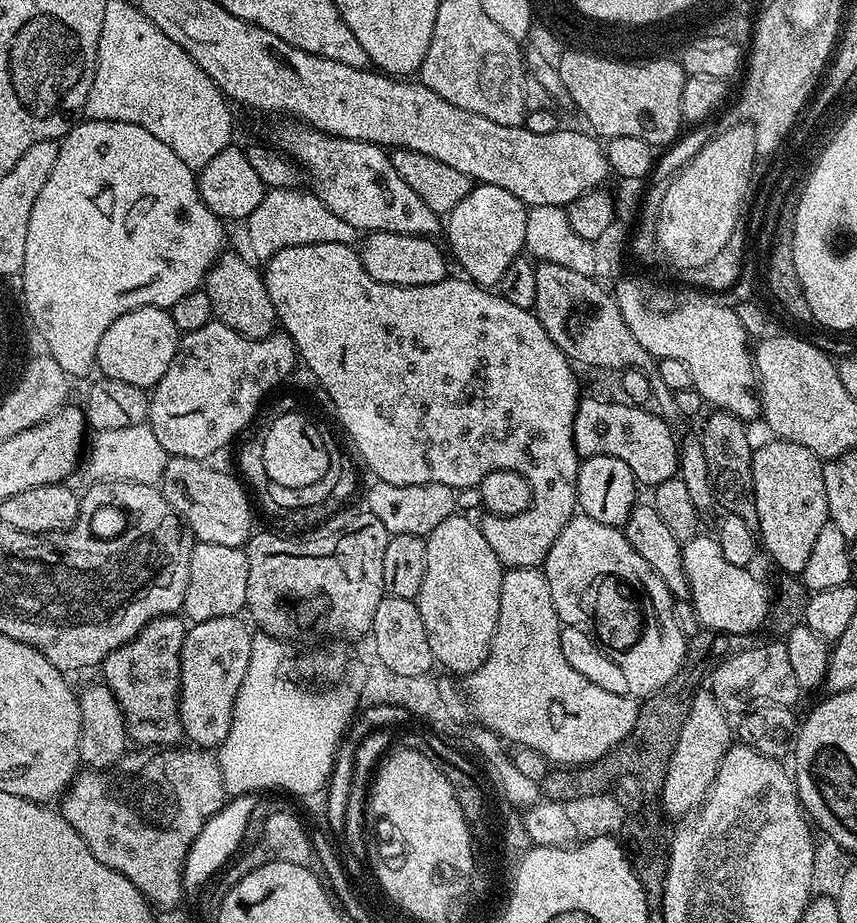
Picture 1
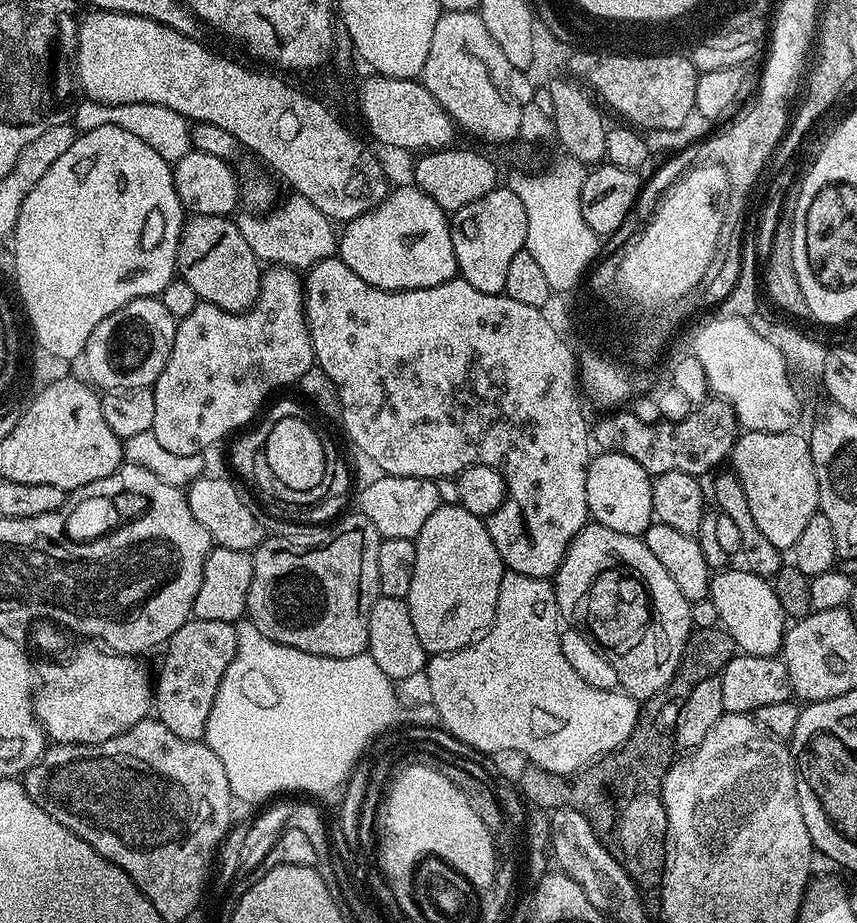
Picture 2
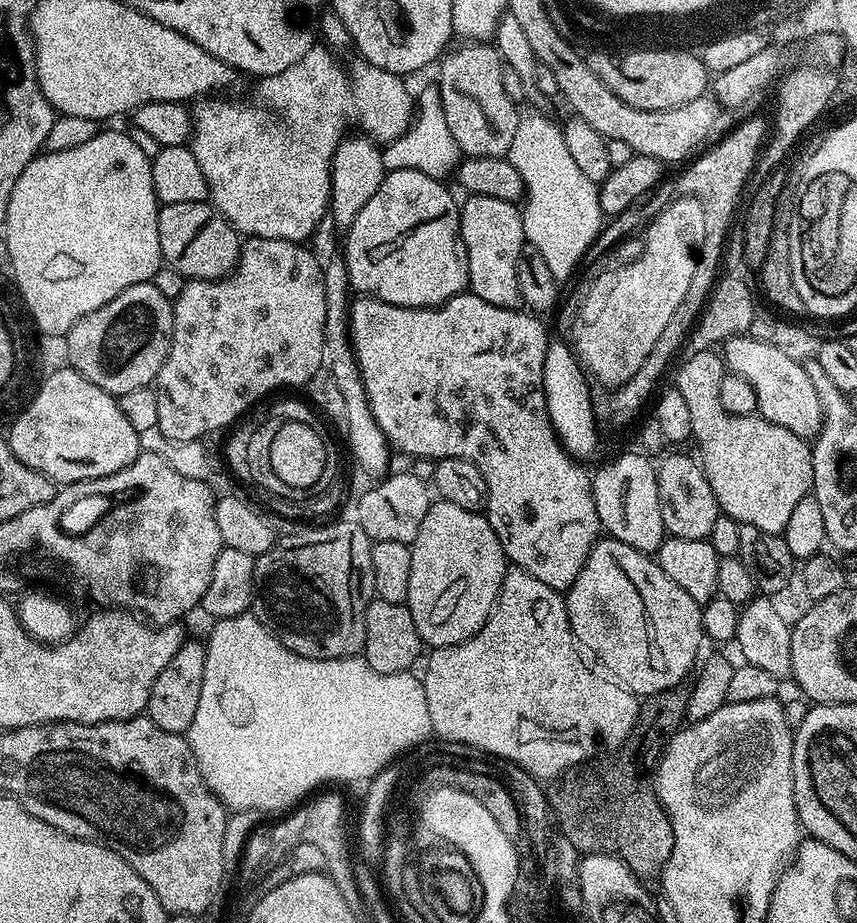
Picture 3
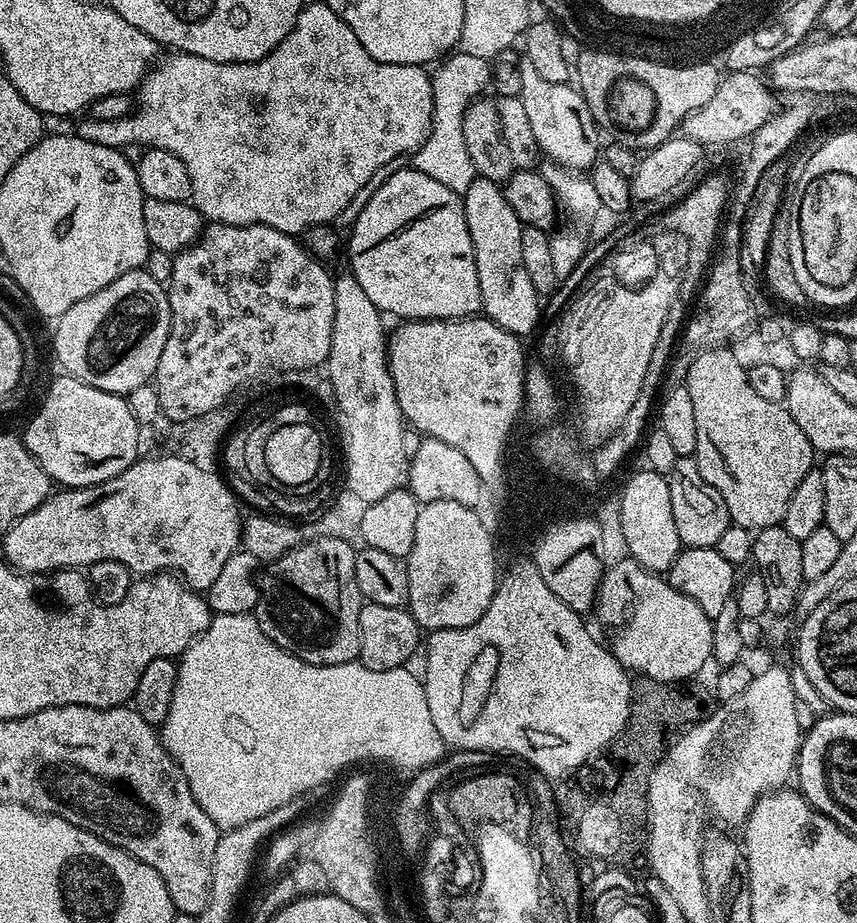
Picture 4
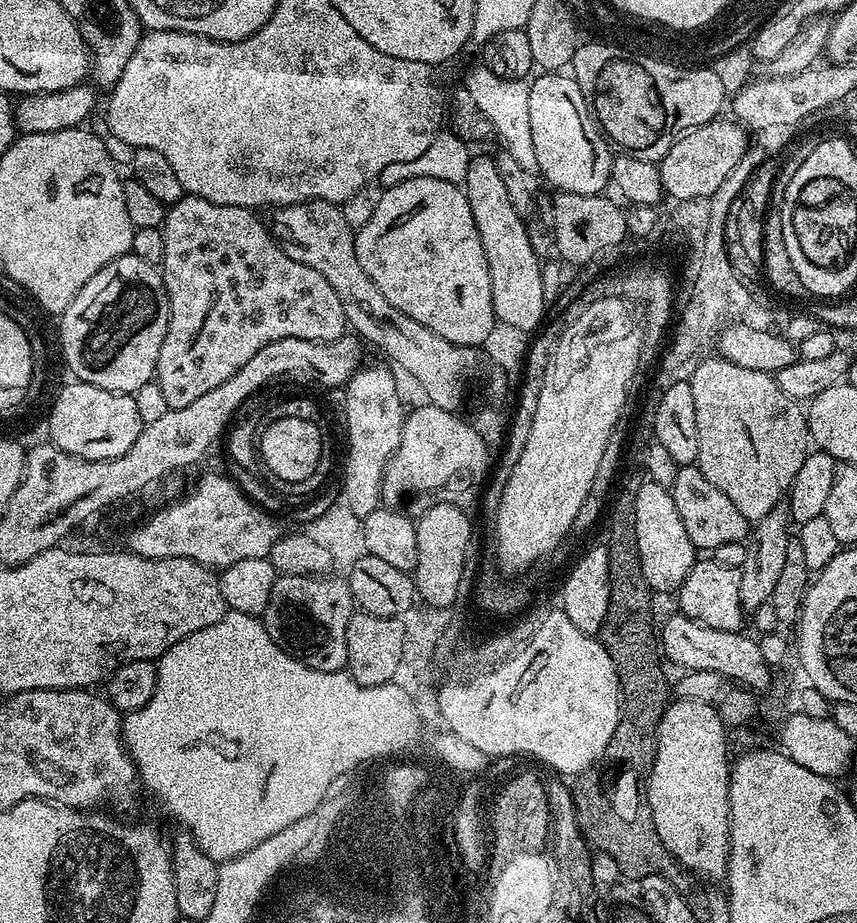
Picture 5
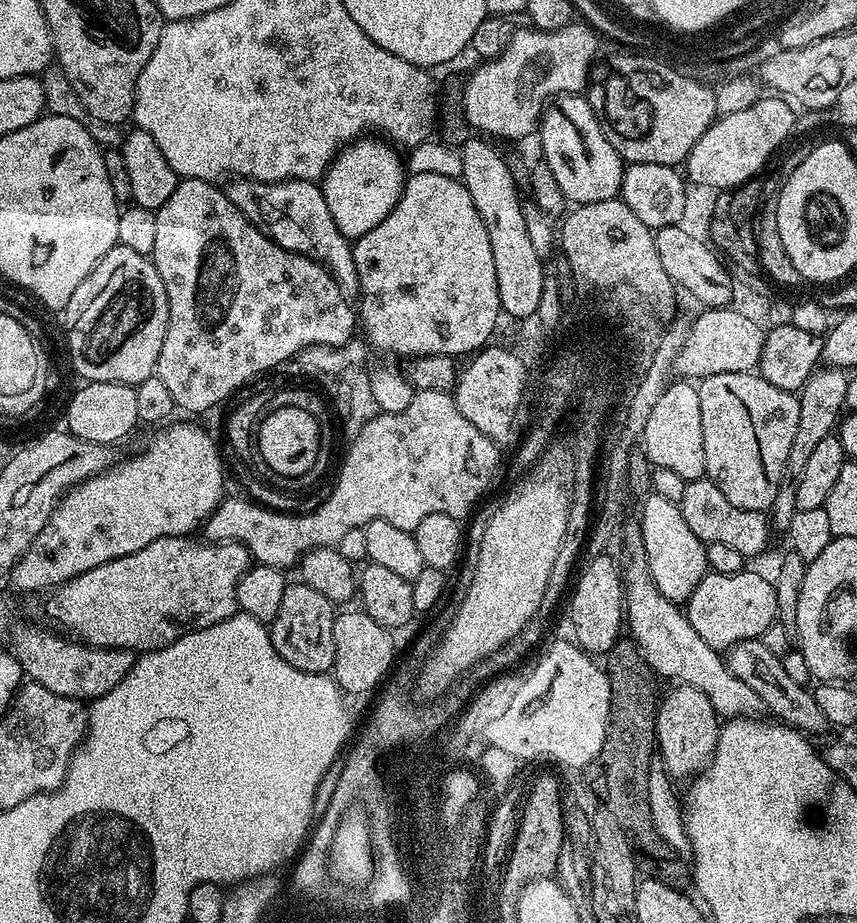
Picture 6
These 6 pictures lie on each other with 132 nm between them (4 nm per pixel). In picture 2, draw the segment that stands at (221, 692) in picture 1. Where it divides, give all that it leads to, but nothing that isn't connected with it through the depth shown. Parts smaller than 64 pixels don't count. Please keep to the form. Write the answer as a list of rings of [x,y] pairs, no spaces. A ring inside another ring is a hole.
[[[193,618],[174,630],[163,649],[160,673],[154,676],[154,716],[166,730],[178,734],[178,738],[203,741],[210,706],[214,706],[214,694],[218,694],[226,668],[234,662],[237,646],[233,622],[206,622]]]

